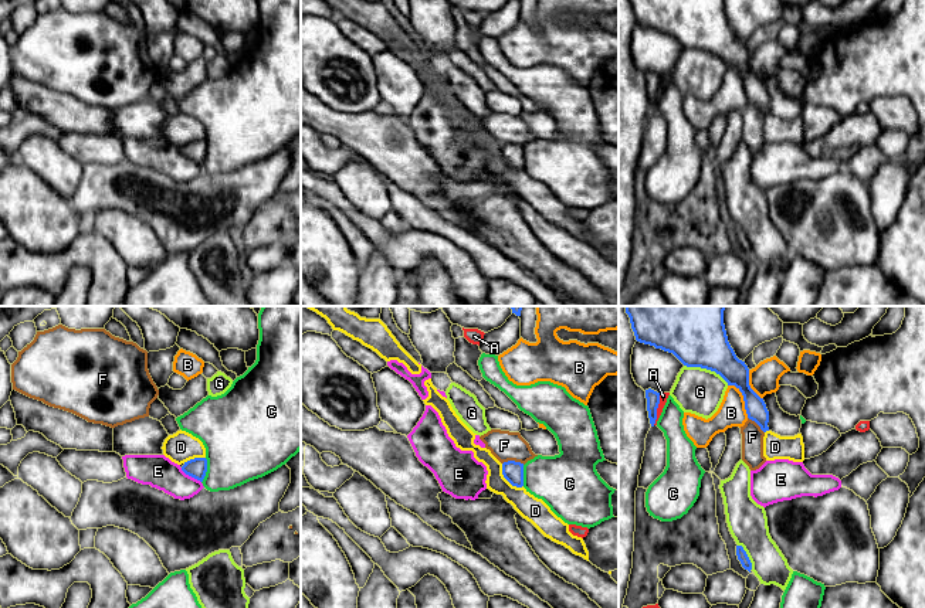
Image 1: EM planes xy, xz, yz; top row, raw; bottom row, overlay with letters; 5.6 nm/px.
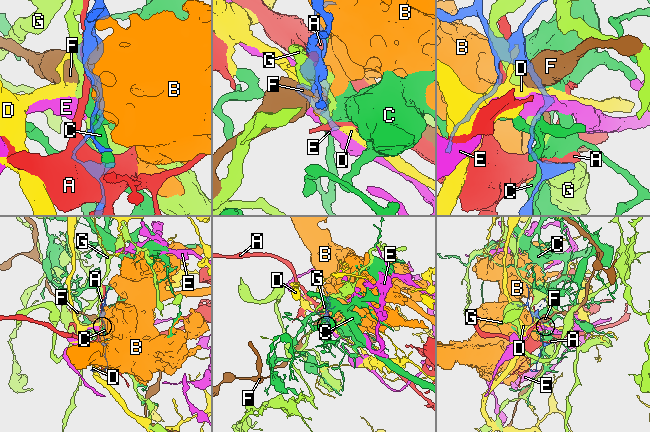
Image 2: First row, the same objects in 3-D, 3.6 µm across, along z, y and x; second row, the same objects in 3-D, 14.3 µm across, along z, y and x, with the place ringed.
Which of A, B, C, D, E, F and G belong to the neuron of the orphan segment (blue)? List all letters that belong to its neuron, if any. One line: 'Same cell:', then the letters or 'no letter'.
Same cell: no letter

